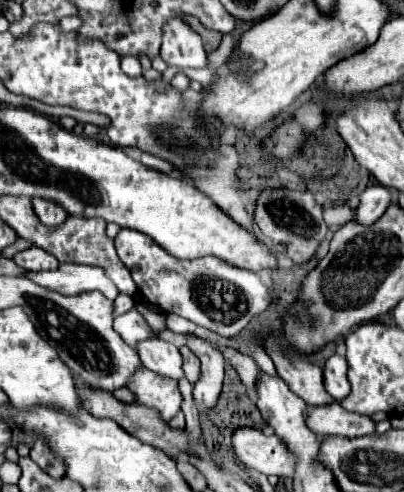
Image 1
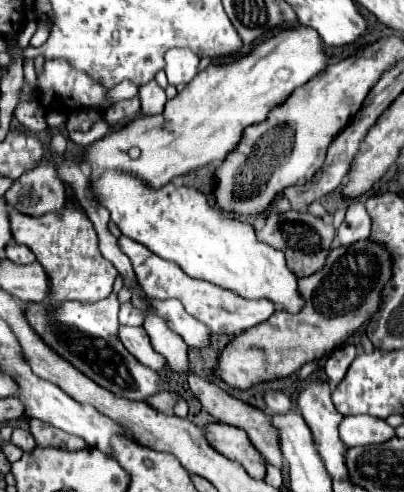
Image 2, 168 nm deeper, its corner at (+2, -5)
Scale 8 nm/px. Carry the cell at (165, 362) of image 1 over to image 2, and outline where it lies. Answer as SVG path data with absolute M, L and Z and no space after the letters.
M124 326L120 328L120 340L126 346L126 350L136 356L136 360L148 368L152 368L154 372L160 372L166 366L164 356L160 356L158 352L154 352L154 348L150 346L150 338L146 334L146 330L142 326L132 328L132 326Z

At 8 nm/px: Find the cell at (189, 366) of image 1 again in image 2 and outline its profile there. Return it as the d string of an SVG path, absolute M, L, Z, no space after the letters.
M188 374L188 384L190 384L192 394L202 402L202 406L204 406L216 420L246 430L250 442L262 452L262 456L264 456L272 466L282 468L282 454L280 454L280 446L278 446L278 436L276 436L276 430L274 430L272 424L270 424L270 416L268 416L268 414L260 412L260 410L254 408L254 406L244 404L242 400L232 398L228 392L224 392L222 388L218 388L214 382L210 382L210 380L206 380L206 378L200 378L198 374Z

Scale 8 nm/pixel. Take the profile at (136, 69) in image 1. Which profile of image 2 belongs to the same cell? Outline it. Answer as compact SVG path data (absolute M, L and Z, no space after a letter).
M130 80L126 82L120 82L114 90L112 90L112 98L118 102L118 100L126 100L126 98L134 98L138 94L138 86L136 84L130 84Z

